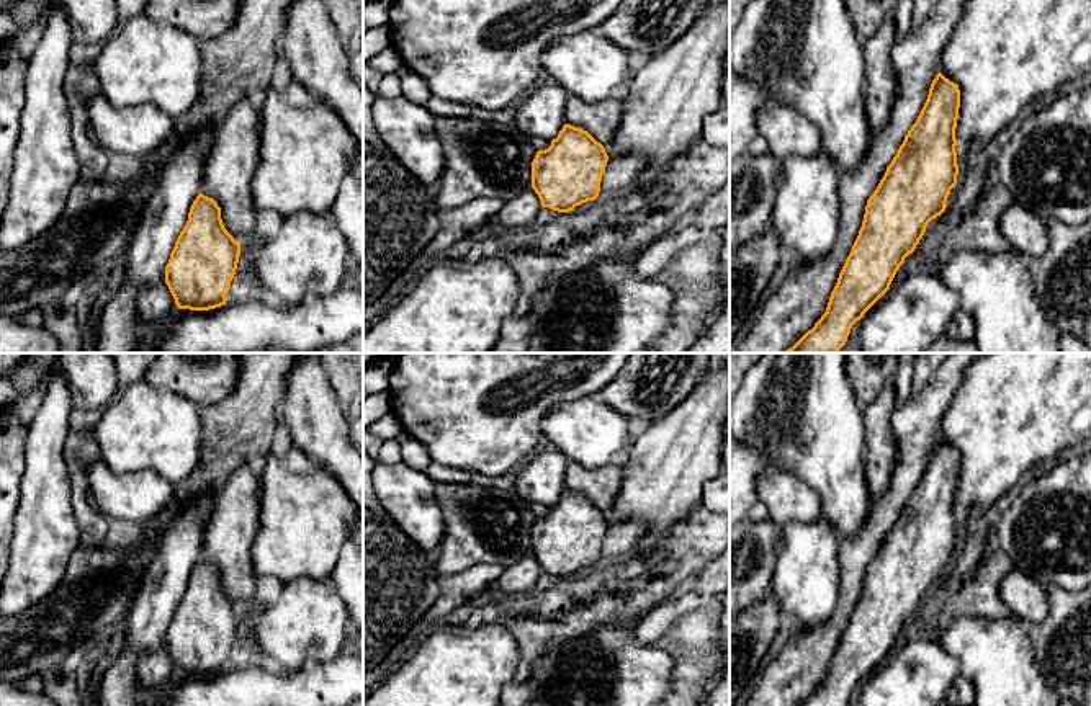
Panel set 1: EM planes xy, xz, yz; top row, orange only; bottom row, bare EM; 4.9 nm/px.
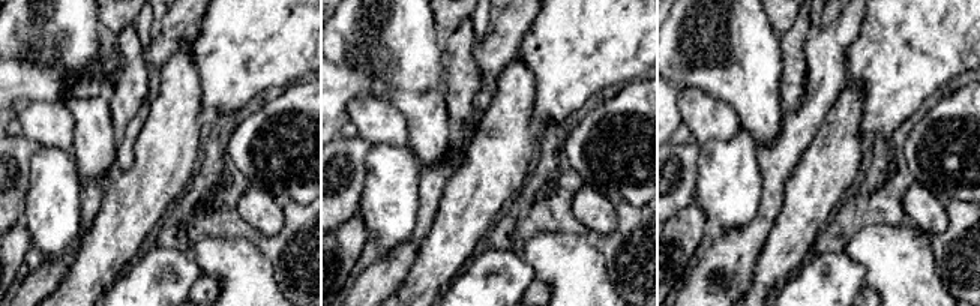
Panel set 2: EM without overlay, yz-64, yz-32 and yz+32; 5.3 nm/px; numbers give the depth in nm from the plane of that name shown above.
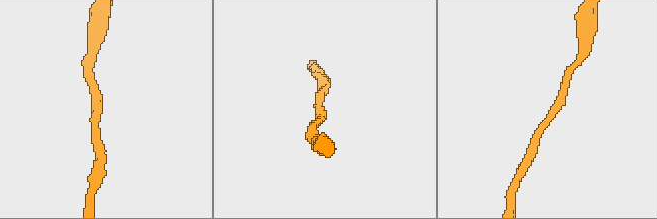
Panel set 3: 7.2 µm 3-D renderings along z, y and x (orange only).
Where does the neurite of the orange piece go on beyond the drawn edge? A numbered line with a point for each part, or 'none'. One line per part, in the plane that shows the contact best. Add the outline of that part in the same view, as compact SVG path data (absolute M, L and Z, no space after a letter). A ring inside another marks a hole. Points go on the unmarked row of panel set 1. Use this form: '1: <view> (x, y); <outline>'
1: xy (156, 672); M165 647L141 655L136 673L149 696L167 691L178 675Z
2: yz (797, 670); M950 353L927 384L906 404L896 405L891 430L898 464L890 487L869 500L859 533L839 544L839 597L824 623L793 632L767 664L744 706L800 706L826 678L839 639L862 593L865 572L916 489L941 433L941 422L960 387L963 371L991 353Z

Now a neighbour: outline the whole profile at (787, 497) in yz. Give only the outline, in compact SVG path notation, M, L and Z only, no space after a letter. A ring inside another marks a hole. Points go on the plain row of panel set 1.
M777 464L765 467L756 477L757 498L777 525L788 521L815 523L823 516L818 492L801 477Z

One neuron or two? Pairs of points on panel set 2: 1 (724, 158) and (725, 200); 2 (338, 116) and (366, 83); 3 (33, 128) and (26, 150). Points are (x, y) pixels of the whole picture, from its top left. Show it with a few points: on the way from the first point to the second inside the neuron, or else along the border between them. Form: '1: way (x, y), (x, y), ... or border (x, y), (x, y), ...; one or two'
1: way (725, 168), (725, 189); one
2: way (338, 105), (356, 86); one
3: border (21, 132), (39, 146); two

